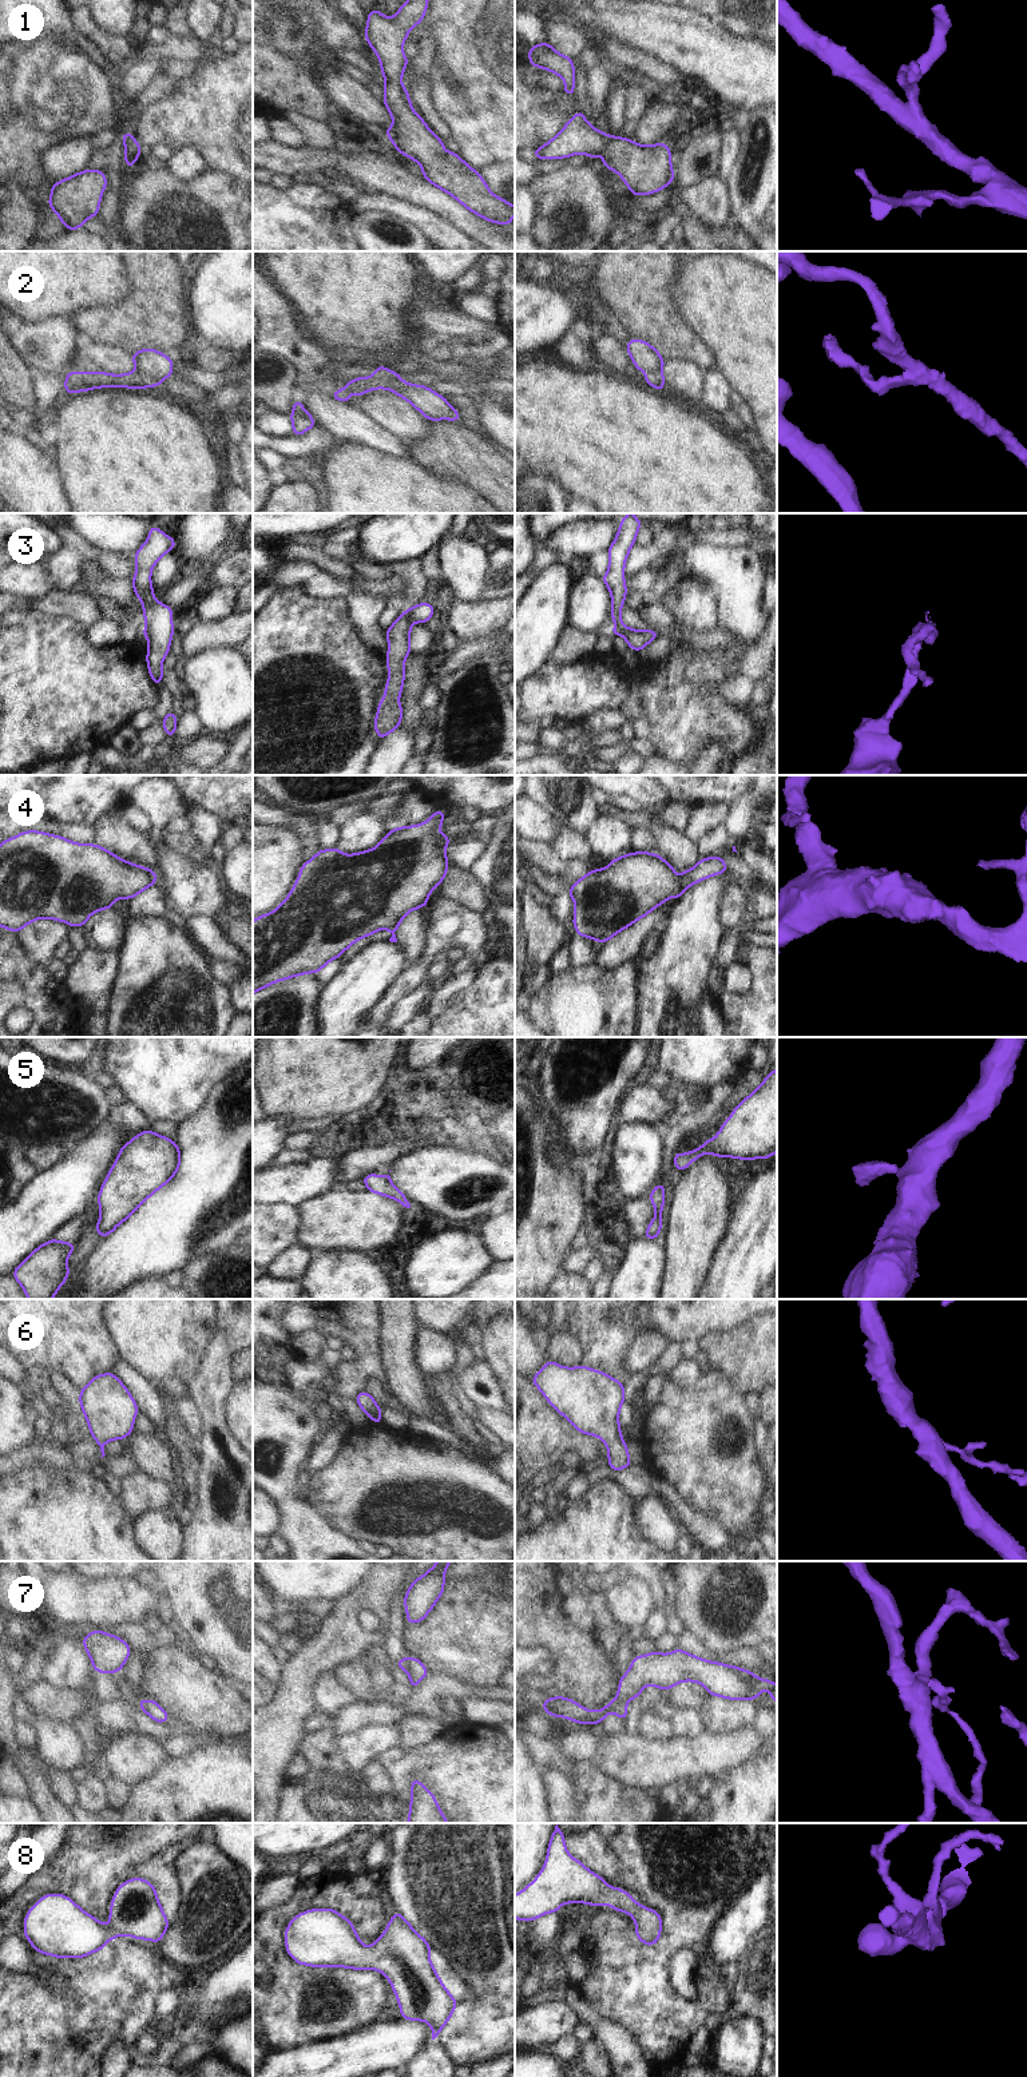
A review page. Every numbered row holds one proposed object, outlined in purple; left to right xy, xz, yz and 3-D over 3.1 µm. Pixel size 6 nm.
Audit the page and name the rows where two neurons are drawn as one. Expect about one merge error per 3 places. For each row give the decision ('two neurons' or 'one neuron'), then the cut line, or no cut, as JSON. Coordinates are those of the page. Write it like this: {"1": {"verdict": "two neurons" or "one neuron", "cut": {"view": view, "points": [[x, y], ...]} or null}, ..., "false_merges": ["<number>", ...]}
{"1": {"verdict": "one neuron", "cut": null}, "2": {"verdict": "two neurons", "cut": {"view": "xy", "points": [[137, 370], [145, 374], [154, 385]]}}, "3": {"verdict": "two neurons", "cut": {"view": "yz", "points": [[622, 623], [614, 628], [613, 634]]}}, "4": {"verdict": "one neuron", "cut": null}, "5": {"verdict": "one neuron", "cut": null}, "6": {"verdict": "one neuron", "cut": null}, "7": {"verdict": "two neurons", "cut": {"view": "yz", "points": [[625, 1699], [617, 1698], [613, 1711]]}}, "8": {"verdict": "one neuron", "cut": null}, "false_merges": ["2", "3", "7"]}

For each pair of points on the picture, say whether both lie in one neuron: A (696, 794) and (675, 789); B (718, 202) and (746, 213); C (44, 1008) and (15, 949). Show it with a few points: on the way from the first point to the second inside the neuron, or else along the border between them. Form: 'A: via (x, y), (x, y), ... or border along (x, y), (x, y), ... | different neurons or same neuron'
A: via (690, 789), (681, 789) | same neuron
B: border along (726, 181), (732, 213) | different neurons
C: via (39, 993), (15, 969), (15, 964) | same neuron

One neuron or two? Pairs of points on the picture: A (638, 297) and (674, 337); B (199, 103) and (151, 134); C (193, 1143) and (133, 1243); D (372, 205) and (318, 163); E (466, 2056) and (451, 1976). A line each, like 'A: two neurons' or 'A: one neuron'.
A: one neuron
B: one neuron
C: one neuron
D: two neurons
E: two neurons

